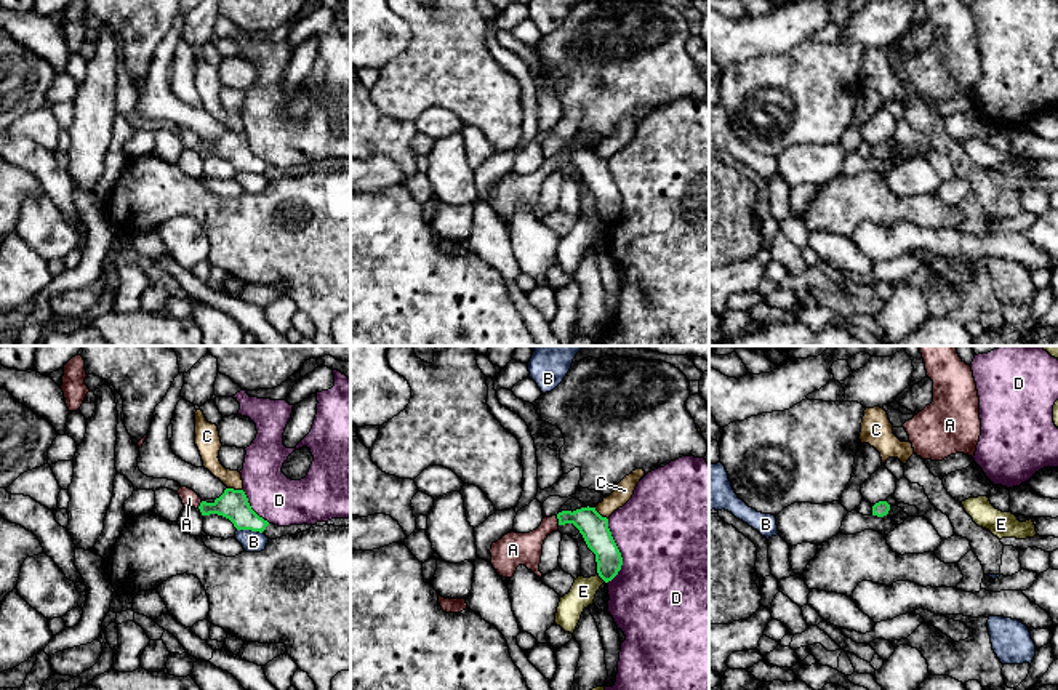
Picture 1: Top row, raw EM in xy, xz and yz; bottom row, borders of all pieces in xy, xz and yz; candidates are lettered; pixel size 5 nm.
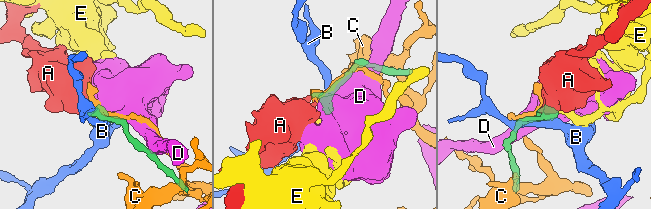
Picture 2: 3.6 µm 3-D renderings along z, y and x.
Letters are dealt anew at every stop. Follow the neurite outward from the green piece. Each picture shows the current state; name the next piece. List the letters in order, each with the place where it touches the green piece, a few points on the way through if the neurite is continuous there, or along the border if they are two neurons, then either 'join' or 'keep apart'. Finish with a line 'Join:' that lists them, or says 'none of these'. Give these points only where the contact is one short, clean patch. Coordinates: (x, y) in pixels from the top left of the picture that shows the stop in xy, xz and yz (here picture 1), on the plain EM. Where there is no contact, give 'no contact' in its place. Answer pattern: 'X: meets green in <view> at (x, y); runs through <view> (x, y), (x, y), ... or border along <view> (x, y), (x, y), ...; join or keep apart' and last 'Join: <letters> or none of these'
A: meets green in xz at (559, 162); runs through xz (594, 170), (580, 159), (559, 162), (525, 191); join
B: meets green in xy at (250, 170); border along xy (237, 170), (250, 170), (261, 175); keep apart
C: meets green in xy at (236, 132); keep apart
D: meets green in xz at (618, 192); keep apart
E: meets green in xz at (602, 220); border along xz (597, 216), (605, 223); keep apart
Join: A

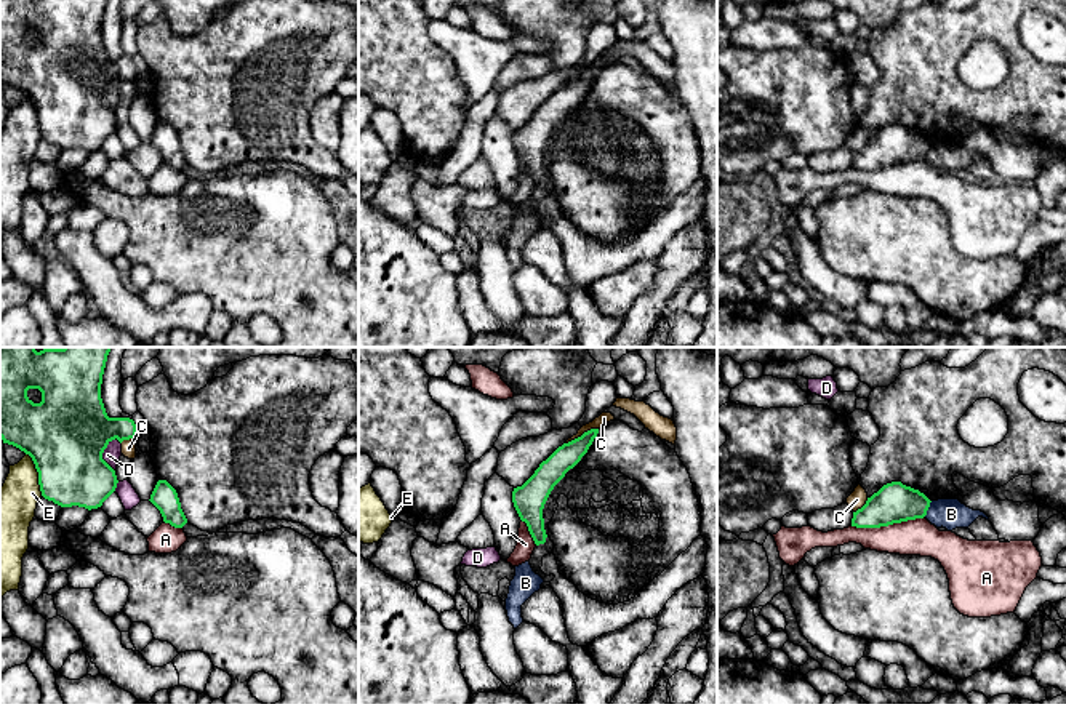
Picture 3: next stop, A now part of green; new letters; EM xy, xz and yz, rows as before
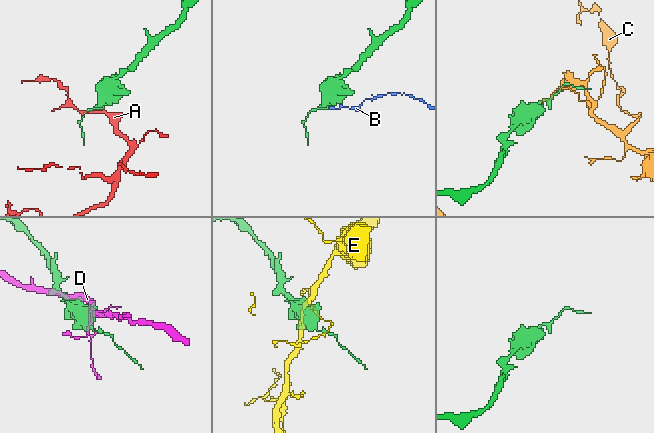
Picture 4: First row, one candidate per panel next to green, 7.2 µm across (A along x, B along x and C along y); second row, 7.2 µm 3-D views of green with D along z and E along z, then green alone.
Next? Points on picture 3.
A: meets green in yz at (887, 167); border along yz (924, 157), (879, 168), (852, 168); keep apart
B: meets green in yz at (927, 151); border along yz (932, 143), (924, 157); keep apart
C: meets green in xz at (583, 76); keep apart
D: meets green in xy at (101, 96); keep apart
E: meets green in xy at (39, 116); border along xy (26, 95), (37, 114), (42, 136); keep apart
Join: none of these

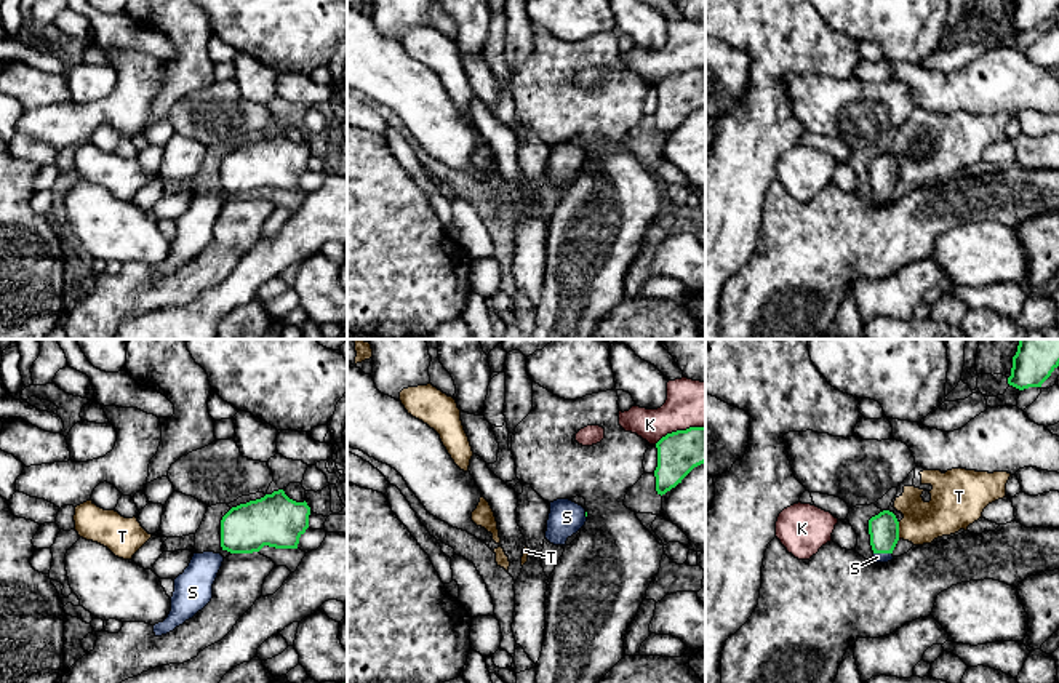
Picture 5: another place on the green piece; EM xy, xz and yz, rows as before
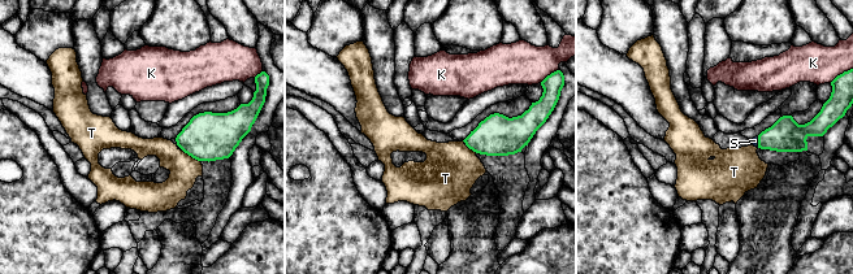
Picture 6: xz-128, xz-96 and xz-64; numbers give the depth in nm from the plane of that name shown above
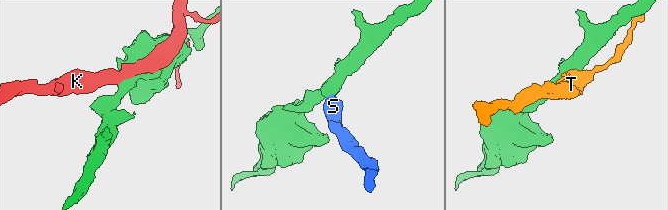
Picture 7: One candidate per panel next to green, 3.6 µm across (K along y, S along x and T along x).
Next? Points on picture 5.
K: meets green in xz at (679, 72); keep apart
S: meets green in yz at (883, 194); runs through yz (883, 170), (883, 194), (877, 199); join
T: meets green in yz at (898, 171); keep apart
Join: S

